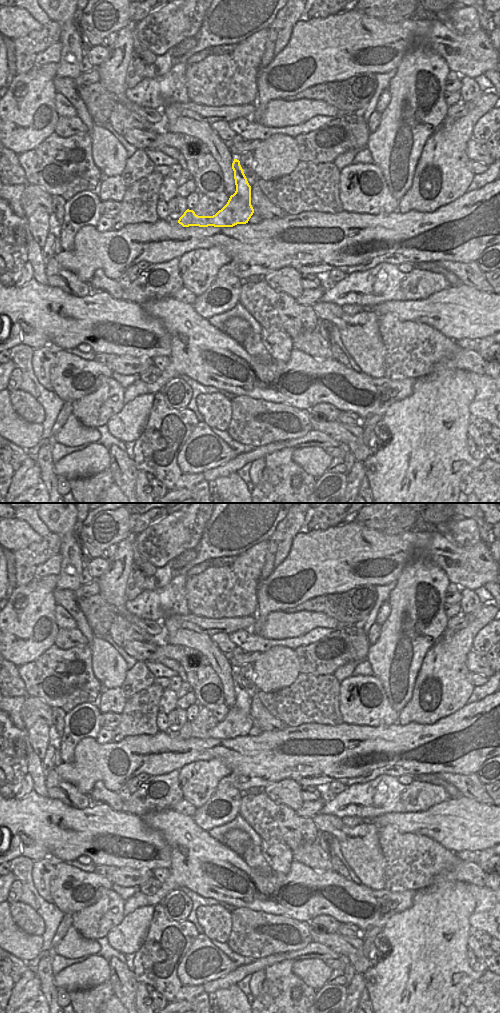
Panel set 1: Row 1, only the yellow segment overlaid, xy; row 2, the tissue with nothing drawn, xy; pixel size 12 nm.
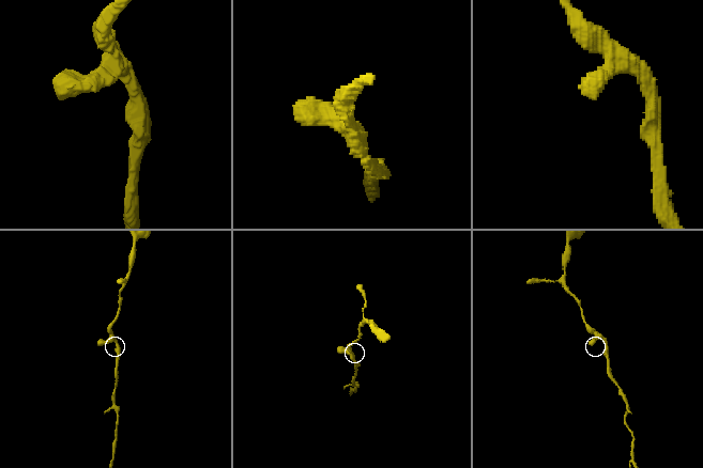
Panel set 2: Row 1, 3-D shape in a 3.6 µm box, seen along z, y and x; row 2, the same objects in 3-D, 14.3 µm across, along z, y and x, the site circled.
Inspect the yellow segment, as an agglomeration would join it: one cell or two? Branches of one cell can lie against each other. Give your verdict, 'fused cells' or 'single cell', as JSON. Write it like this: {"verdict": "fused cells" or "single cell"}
{"verdict": "single cell"}

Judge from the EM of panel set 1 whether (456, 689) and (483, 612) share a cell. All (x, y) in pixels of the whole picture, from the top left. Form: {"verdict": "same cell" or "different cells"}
{"verdict": "same cell"}

